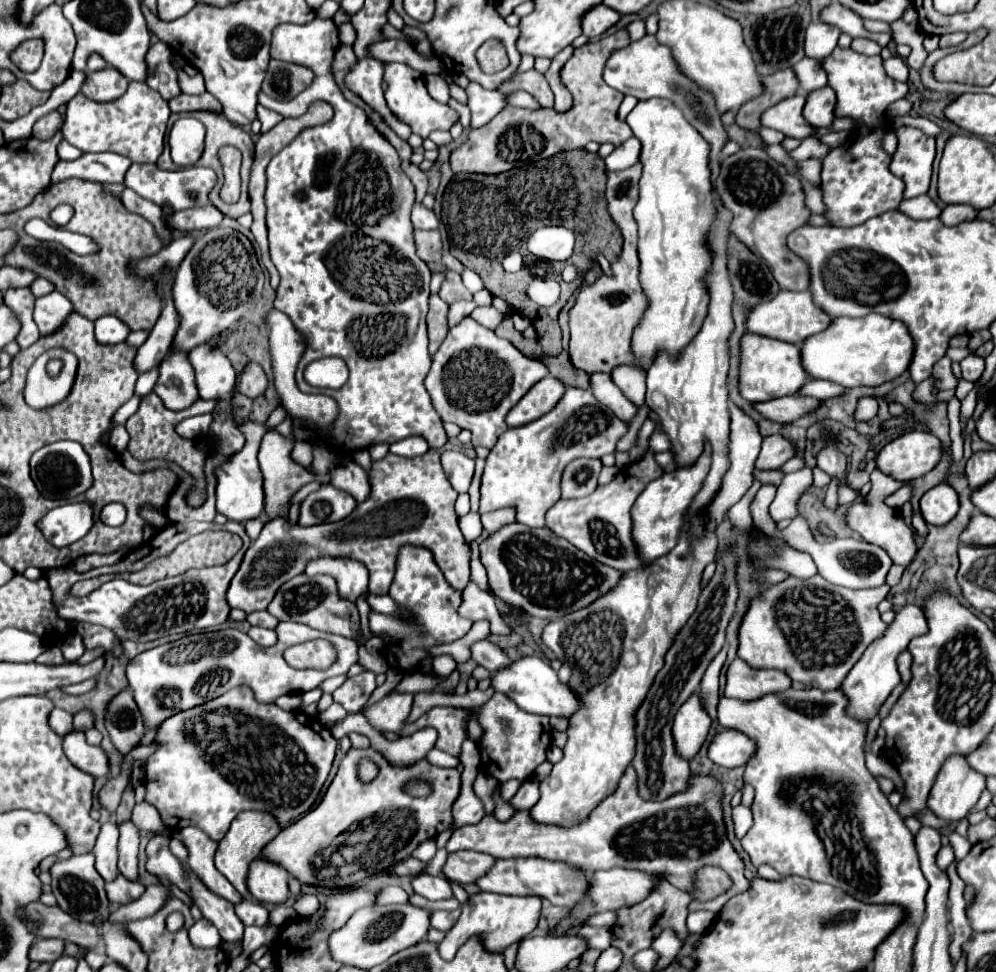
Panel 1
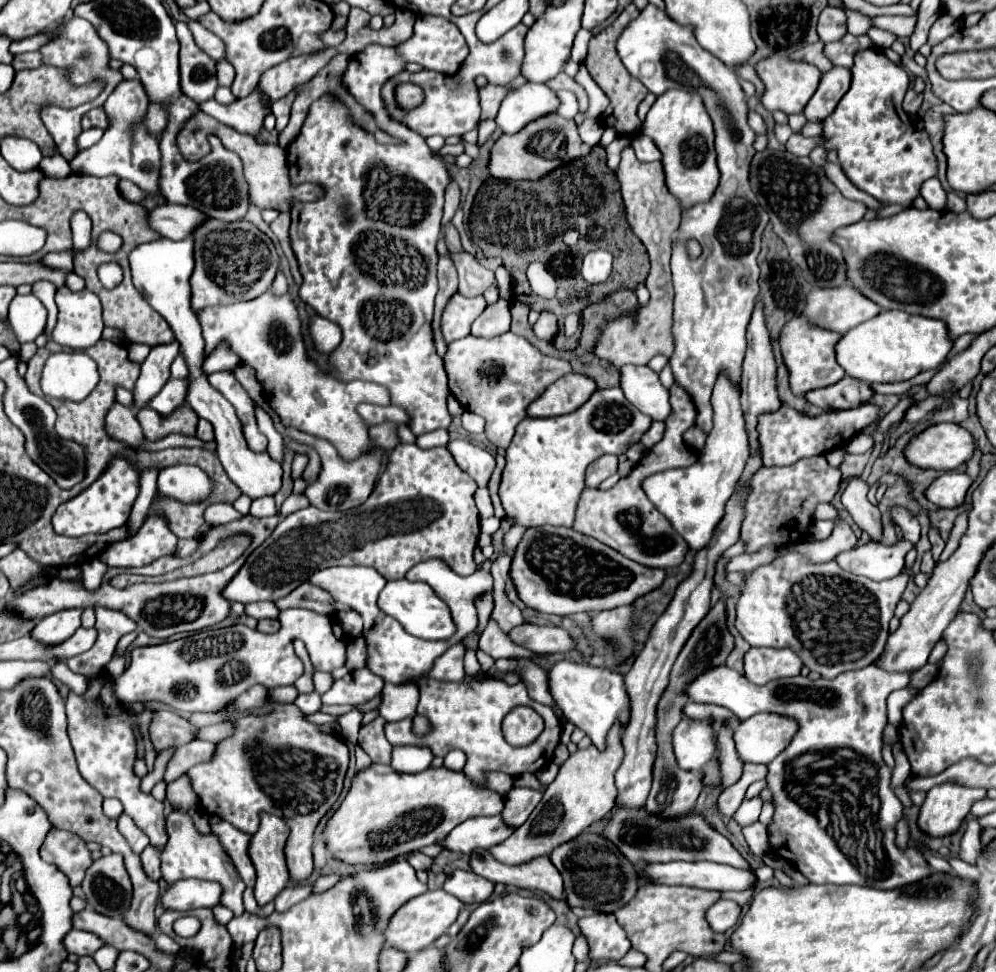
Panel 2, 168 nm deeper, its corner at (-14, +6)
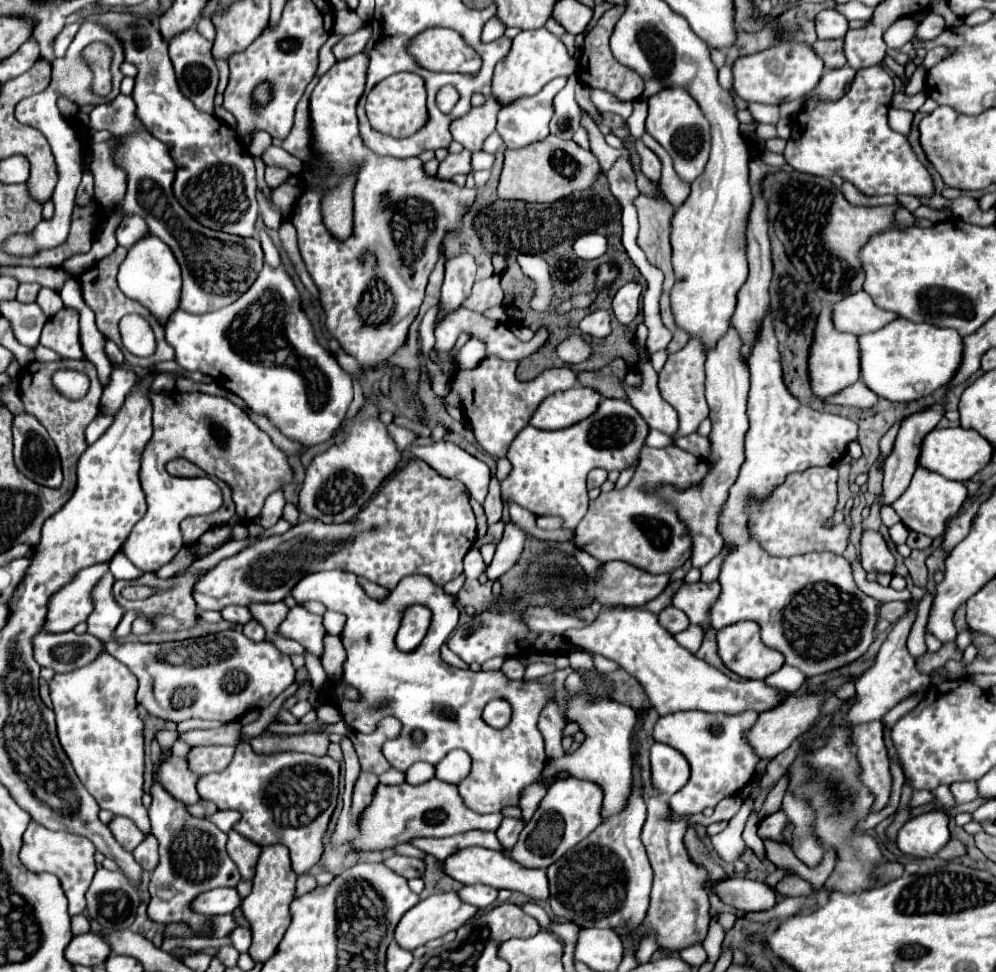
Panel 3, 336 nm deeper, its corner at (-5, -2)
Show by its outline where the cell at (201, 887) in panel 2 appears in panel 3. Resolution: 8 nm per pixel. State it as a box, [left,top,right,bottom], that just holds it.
[191,888,241,916]

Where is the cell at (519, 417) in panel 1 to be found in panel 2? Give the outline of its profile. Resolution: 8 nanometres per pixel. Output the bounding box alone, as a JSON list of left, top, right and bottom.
[528,372,598,418]

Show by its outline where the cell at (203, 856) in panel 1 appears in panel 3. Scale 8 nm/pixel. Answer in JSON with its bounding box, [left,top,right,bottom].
[227,830,261,880]

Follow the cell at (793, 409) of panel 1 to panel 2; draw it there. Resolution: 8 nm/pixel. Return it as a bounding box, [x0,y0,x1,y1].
[806,376,874,410]

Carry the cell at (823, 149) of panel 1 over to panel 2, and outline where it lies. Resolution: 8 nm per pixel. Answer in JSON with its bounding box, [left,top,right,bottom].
[786,50,938,206]

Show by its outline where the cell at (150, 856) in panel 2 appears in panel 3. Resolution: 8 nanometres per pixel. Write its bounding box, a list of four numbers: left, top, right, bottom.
[133,836,159,872]

